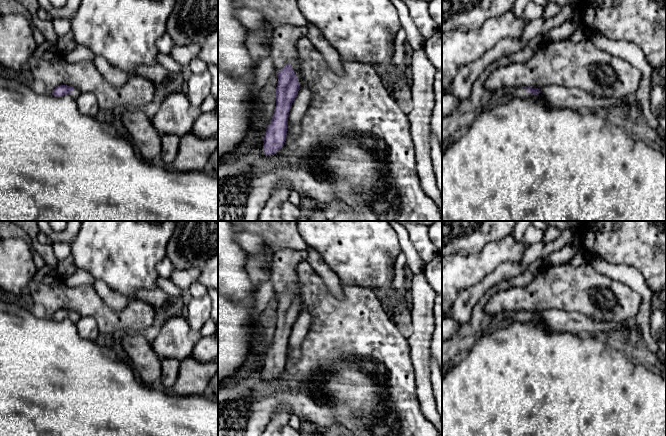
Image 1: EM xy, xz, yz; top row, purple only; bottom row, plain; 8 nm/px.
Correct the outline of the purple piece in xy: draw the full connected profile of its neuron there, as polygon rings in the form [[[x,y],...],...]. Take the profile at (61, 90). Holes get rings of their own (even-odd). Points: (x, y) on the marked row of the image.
[[[60,85],[56,87],[52,92],[52,95],[54,95],[55,97],[62,97],[66,94],[69,94],[74,99],[77,99],[80,96],[81,92],[78,89],[67,85]]]

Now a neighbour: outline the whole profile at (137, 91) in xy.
[[[61,53],[50,61],[32,56],[25,69],[29,79],[44,83],[47,94],[60,85],[67,85],[81,93],[94,94],[99,108],[106,111],[117,107],[140,108],[158,96],[156,84],[147,78],[129,76],[122,86],[115,87],[104,79],[93,61],[70,63]]]

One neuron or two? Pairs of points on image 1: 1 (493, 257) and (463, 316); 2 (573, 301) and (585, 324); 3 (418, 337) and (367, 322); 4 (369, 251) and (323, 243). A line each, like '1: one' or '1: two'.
1: two
2: two
3: two
4: one

